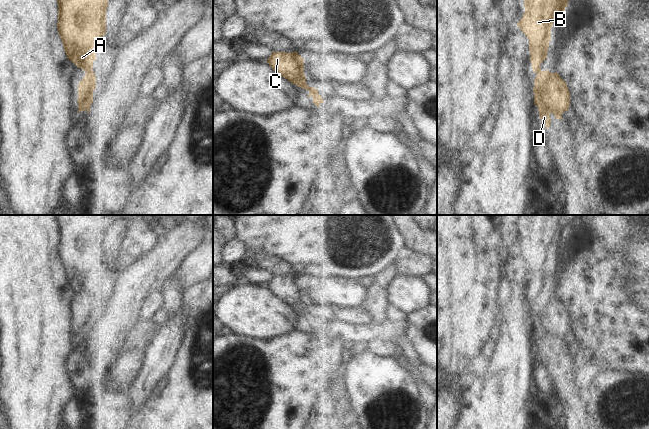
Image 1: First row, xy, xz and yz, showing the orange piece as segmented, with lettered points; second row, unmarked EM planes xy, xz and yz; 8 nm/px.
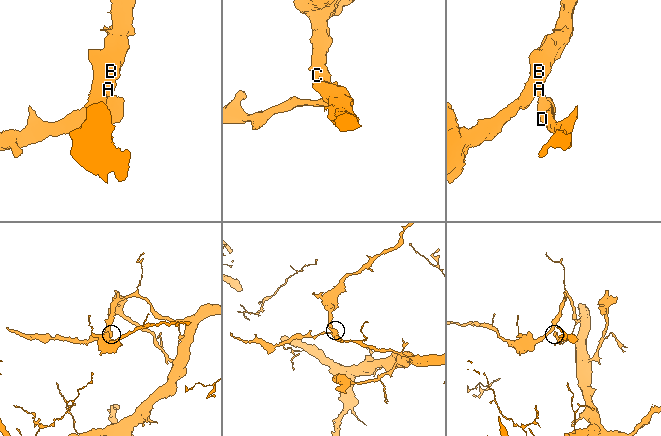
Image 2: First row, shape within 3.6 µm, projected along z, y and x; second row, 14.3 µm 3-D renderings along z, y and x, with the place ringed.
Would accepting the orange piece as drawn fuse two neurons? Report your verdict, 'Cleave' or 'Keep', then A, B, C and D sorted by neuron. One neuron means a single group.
Cleave. Groups: A B C / D

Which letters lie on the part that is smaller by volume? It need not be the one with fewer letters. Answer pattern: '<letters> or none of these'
D

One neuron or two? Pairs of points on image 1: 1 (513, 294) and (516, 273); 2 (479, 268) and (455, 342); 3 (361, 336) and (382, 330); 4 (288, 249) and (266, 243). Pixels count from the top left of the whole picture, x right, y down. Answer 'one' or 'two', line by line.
1: two
2: one
3: one
4: one

